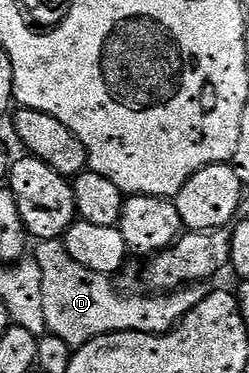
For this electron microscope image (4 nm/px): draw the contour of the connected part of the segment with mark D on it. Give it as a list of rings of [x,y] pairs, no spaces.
[[[40,239],[34,247],[33,258],[41,269],[45,325],[50,334],[61,337],[61,341],[73,349],[118,331],[163,335],[172,331],[194,307],[201,305],[209,293],[208,284],[201,282],[166,293],[122,295],[115,288],[116,280],[112,276],[93,273],[93,269],[77,265],[77,261],[69,257],[62,239]]]

